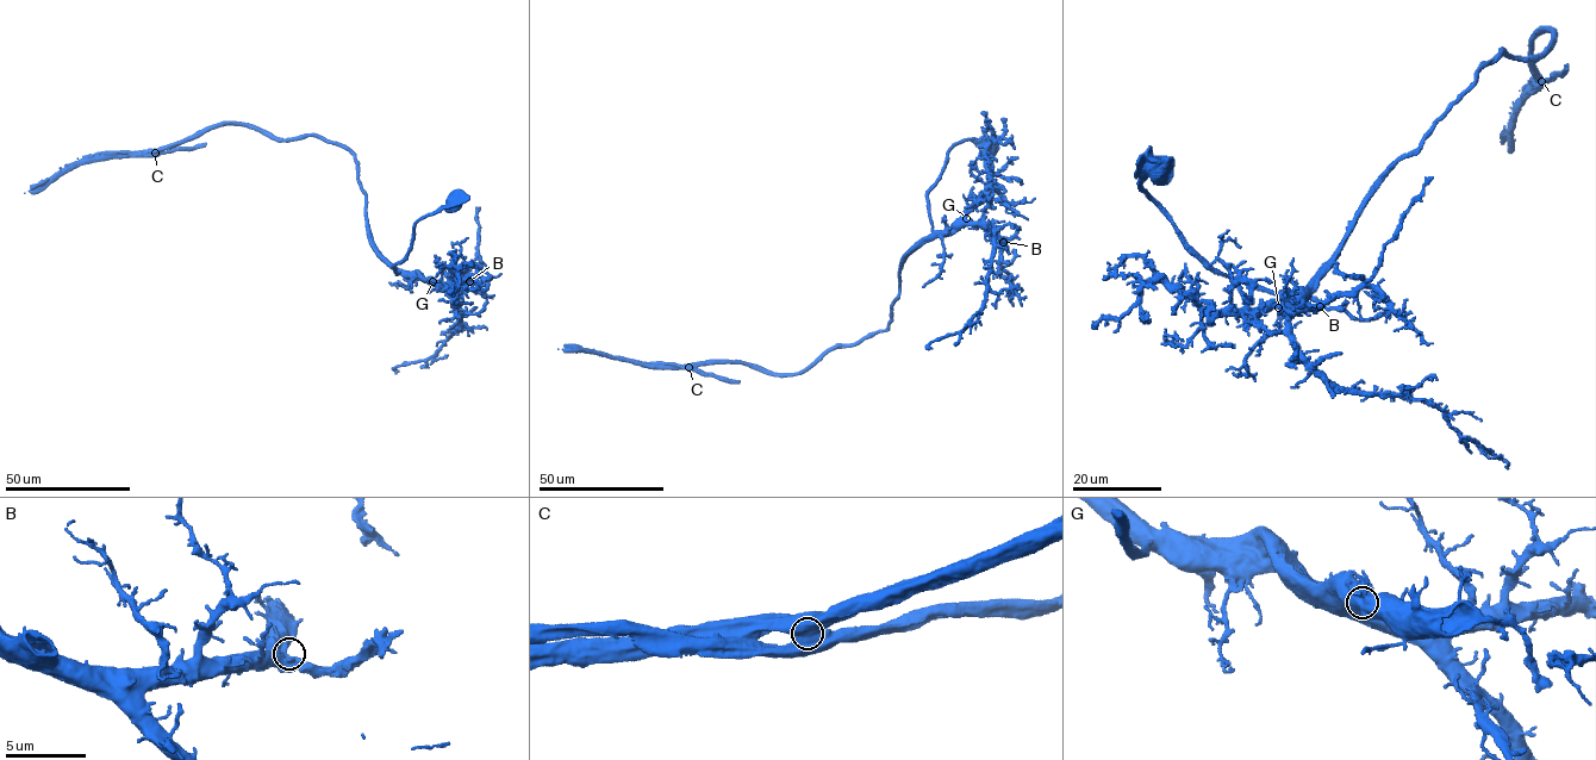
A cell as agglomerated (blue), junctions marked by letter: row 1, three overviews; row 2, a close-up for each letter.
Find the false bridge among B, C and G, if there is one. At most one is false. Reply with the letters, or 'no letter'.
C

